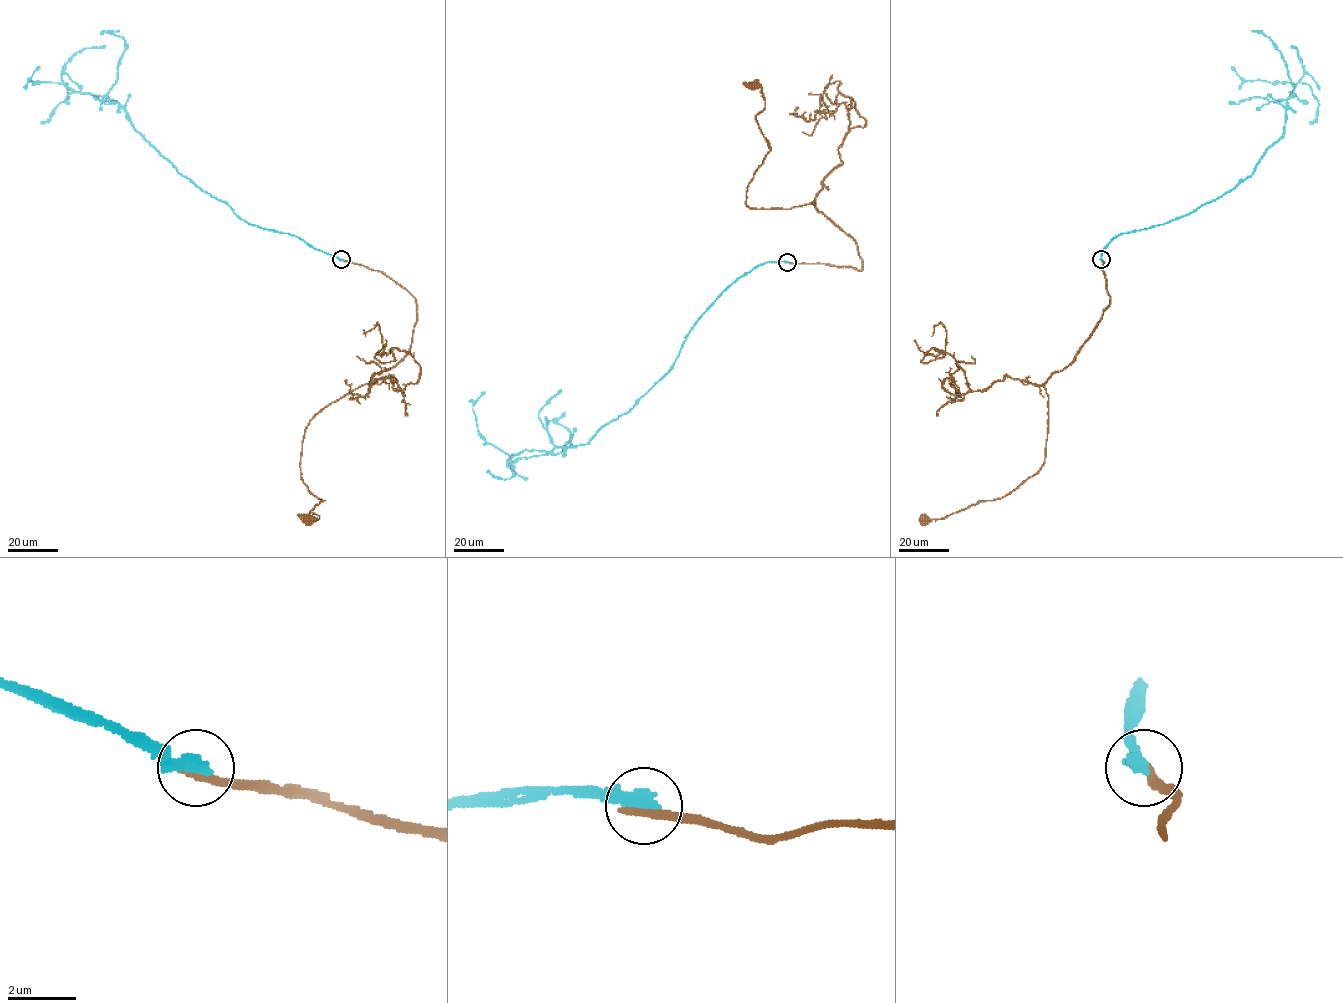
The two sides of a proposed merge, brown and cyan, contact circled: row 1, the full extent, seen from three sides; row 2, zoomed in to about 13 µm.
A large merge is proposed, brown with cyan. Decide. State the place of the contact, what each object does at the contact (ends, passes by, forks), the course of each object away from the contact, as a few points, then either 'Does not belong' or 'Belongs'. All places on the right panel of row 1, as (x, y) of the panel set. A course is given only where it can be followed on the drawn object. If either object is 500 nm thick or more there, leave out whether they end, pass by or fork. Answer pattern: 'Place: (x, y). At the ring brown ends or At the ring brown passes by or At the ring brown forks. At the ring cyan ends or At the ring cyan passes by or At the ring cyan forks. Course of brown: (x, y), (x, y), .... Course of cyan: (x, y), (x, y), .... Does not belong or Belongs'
Place: (1101, 259). At the ring brown ends. At the ring cyan ends. Course of brown: (1101, 259), (1108, 306), (1076, 356), (1043, 384), (1048, 395), (1043, 465), (1002, 497), (924, 520). Course of cyan: (1101, 259), (1117, 235), (1182, 216), (1236, 187), (1282, 136), (1294, 84), (1243, 80), (1231, 66). Does not belong

